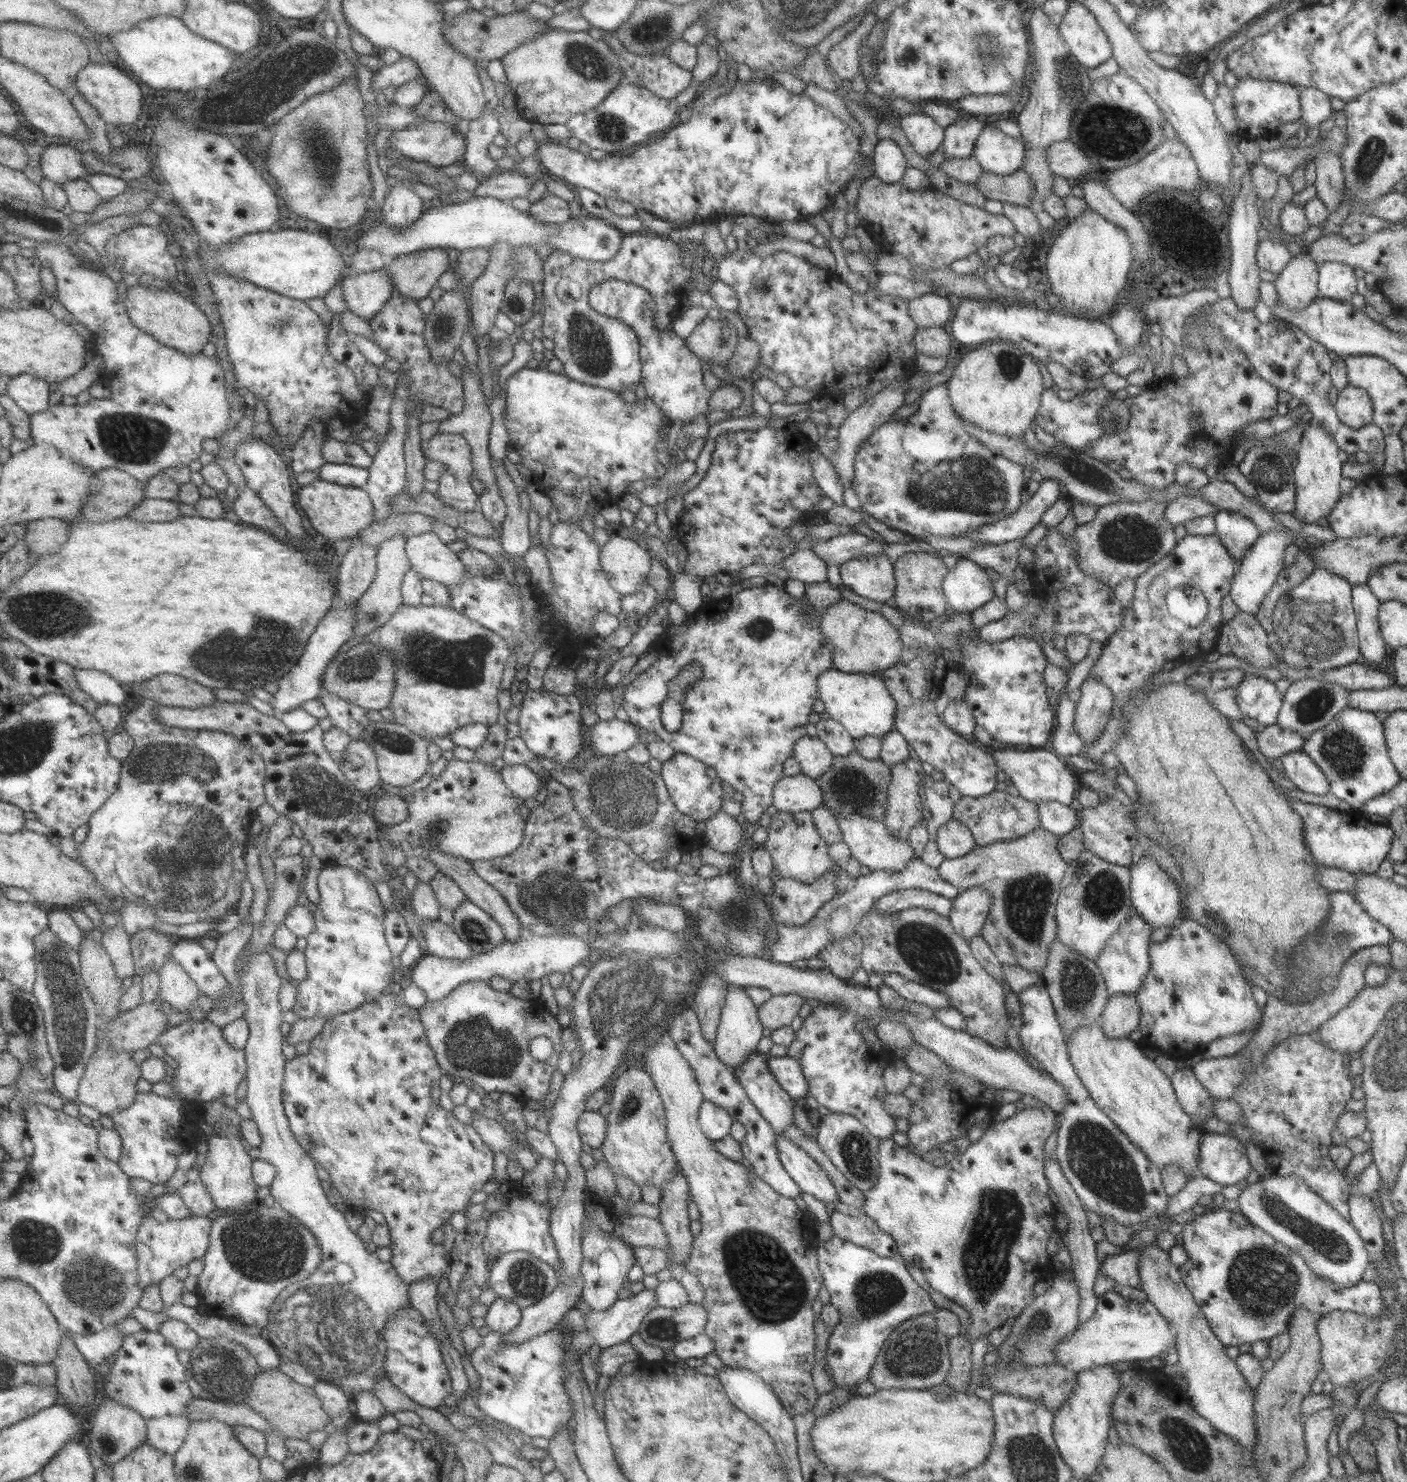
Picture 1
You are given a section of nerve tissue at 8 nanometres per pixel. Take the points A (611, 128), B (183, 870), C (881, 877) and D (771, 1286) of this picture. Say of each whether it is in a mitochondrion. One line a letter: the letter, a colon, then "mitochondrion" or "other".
A: mitochondrion
B: mitochondrion
C: other
D: mitochondrion

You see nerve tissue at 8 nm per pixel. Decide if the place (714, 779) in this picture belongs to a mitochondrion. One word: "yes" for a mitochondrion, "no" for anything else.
no

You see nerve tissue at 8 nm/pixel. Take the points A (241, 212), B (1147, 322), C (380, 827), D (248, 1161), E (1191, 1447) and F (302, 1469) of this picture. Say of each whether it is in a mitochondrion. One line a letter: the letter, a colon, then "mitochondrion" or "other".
A: other
B: other
C: other
D: other
E: mitochondrion
F: other

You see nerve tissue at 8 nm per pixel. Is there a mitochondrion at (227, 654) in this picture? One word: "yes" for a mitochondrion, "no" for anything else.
yes

